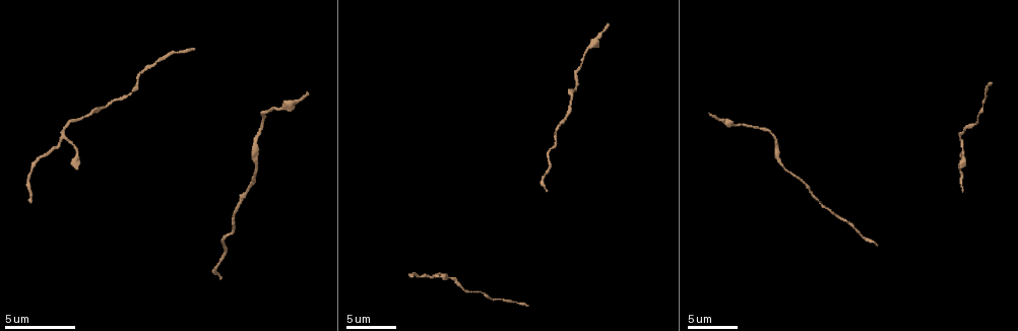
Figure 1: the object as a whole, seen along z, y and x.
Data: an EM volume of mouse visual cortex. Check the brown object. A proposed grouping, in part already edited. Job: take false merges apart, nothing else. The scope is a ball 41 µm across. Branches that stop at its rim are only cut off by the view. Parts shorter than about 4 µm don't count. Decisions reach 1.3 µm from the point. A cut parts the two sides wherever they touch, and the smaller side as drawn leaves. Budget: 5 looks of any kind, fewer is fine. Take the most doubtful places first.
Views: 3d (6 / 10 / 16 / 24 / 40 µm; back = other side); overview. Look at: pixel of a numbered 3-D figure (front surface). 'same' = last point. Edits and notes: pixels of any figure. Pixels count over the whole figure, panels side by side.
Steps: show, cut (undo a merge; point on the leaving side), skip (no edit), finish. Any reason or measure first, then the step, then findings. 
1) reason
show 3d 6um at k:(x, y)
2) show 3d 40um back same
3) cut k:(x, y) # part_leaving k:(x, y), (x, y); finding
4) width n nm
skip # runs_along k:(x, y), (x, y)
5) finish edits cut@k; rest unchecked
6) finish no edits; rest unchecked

three-way junction
show 3d 6um at 1:(435, 275)

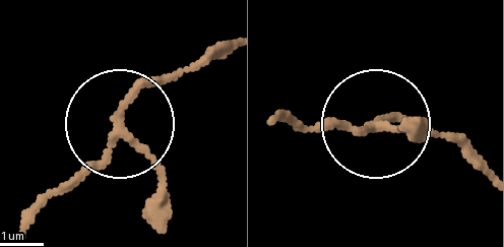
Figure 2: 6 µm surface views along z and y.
show 3d 6um back at 2:(117, 133)

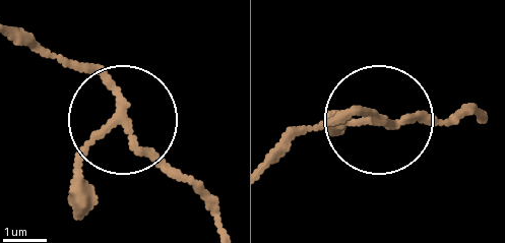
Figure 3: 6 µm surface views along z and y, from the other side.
arms 3
skip # all the same neuron

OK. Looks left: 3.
sudden change in width
show 3d 6um at 1:(256, 167)

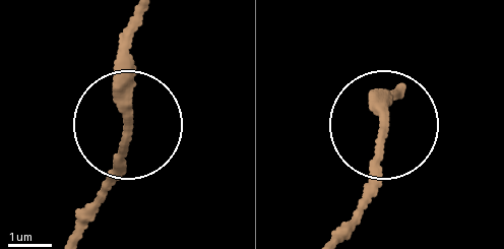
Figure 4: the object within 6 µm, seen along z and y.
show 3d 6um back at 4:(127, 126)

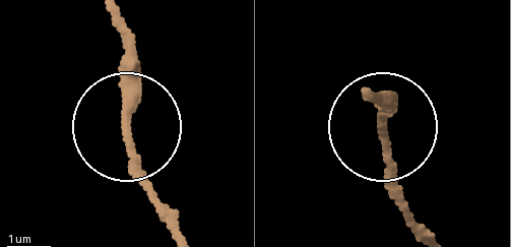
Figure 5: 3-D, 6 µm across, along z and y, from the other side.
width 180 nm
skip # runs_along 5:(170, 224), (126, 125), (126, 31); one neuron here

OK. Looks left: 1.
thick turns thin
show 3d 16um at 1:(107, 105)

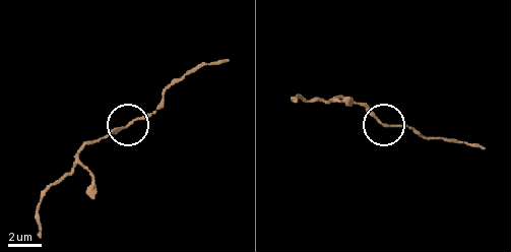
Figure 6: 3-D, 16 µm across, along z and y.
skip # continuous, no second neuron

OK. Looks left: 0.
finish no edits; rest unchecked

